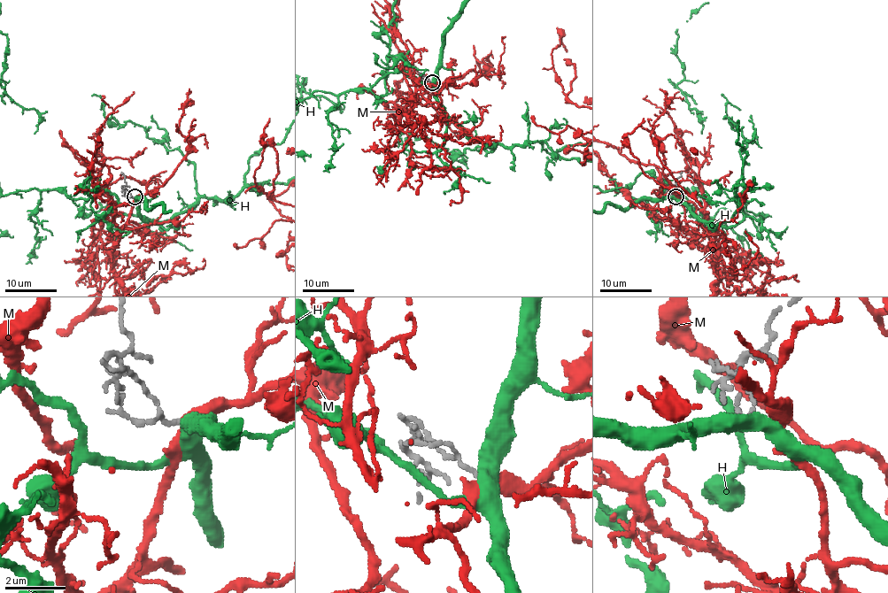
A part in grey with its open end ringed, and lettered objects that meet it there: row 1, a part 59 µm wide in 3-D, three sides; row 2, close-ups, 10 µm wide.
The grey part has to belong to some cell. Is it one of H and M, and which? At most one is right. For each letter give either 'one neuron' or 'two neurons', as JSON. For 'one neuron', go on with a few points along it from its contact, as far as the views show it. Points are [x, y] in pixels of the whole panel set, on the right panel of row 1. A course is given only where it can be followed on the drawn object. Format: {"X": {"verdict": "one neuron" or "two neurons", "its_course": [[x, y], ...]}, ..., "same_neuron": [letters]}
{"H": {"verdict": "two neurons"}, "M": {"verdict": "one neuron"}, "same_neuron": ["M"]}

